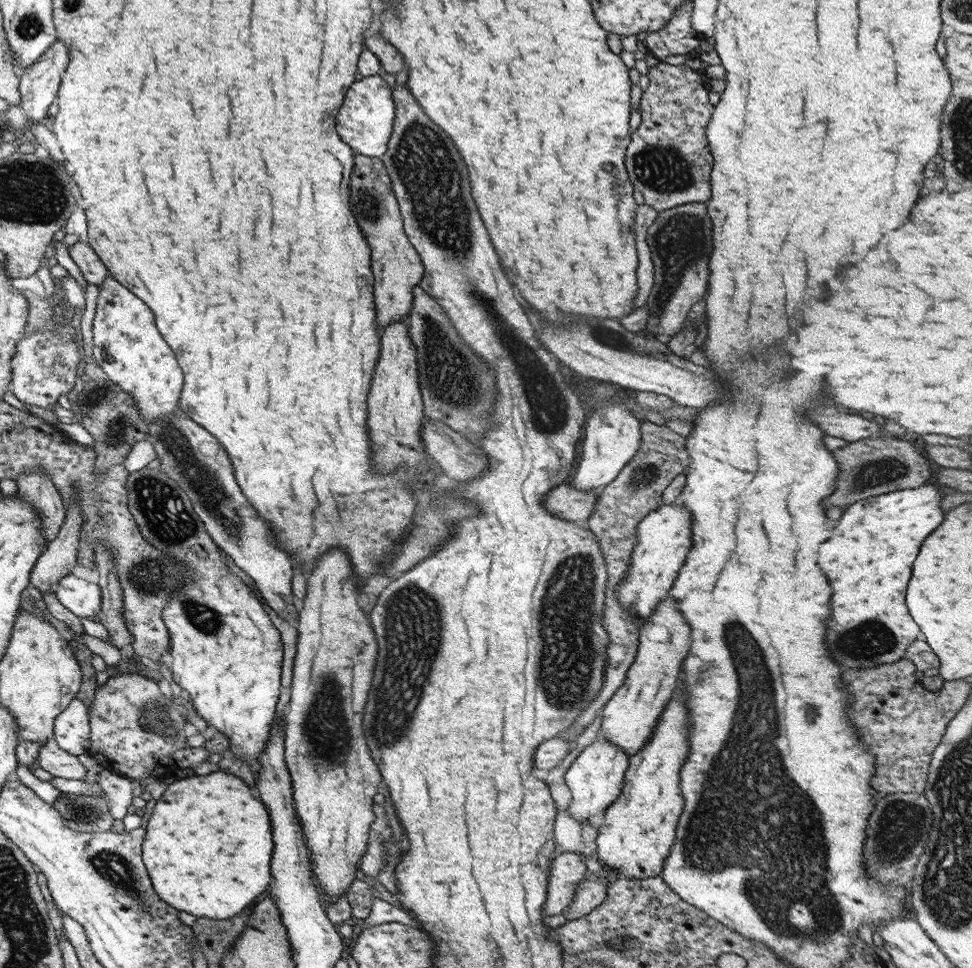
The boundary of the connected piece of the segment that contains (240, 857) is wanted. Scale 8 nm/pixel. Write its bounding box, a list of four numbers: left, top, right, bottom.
[142,772,272,920]

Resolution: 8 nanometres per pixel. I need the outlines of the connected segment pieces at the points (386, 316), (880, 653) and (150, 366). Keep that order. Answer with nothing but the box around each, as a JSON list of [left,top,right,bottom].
[[350,153,424,333],[818,483,944,670],[92,275,183,424]]

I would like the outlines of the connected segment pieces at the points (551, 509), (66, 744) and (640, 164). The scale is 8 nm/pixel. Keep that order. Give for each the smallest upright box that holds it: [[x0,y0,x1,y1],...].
[[542,484,598,521],[54,698,90,756],[625,60,714,211]]

